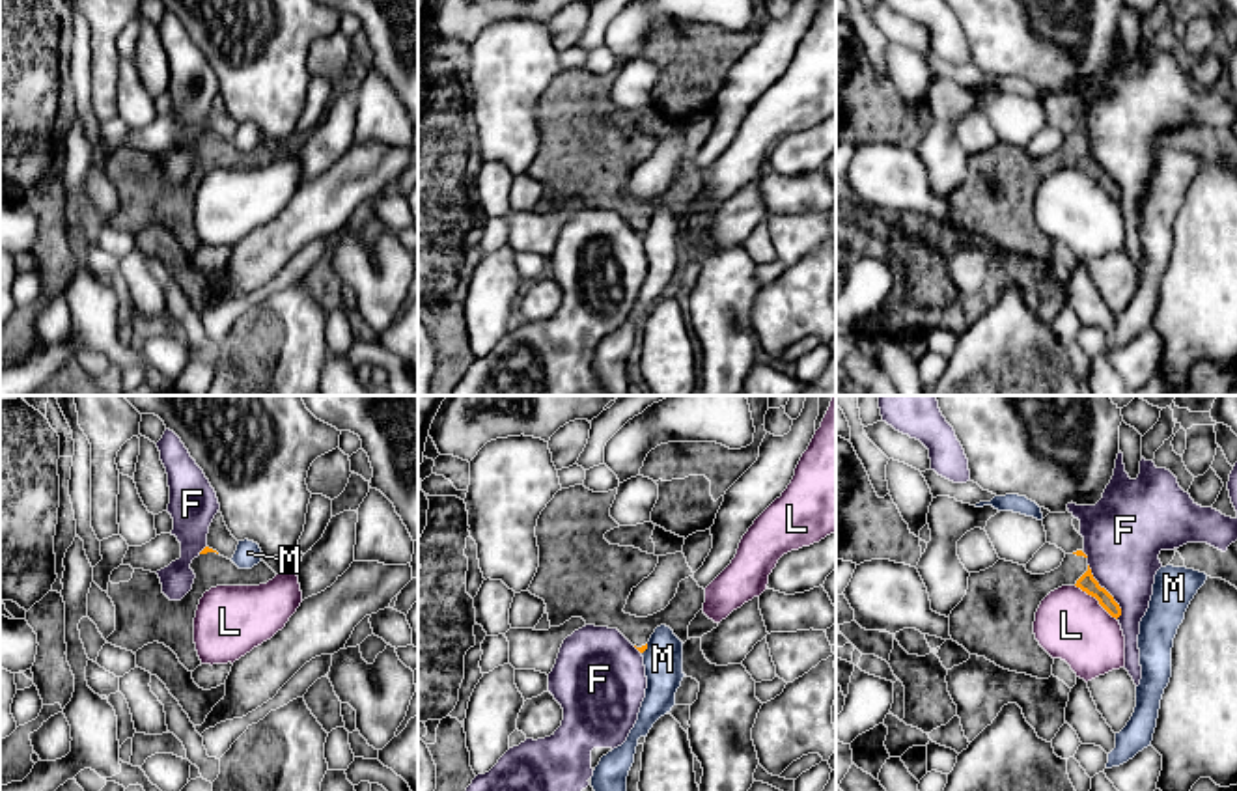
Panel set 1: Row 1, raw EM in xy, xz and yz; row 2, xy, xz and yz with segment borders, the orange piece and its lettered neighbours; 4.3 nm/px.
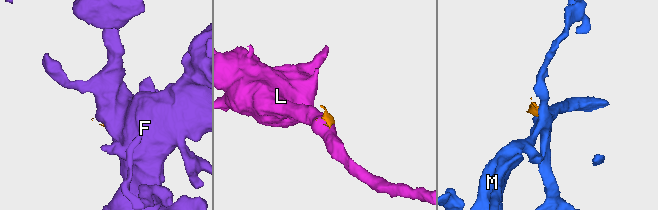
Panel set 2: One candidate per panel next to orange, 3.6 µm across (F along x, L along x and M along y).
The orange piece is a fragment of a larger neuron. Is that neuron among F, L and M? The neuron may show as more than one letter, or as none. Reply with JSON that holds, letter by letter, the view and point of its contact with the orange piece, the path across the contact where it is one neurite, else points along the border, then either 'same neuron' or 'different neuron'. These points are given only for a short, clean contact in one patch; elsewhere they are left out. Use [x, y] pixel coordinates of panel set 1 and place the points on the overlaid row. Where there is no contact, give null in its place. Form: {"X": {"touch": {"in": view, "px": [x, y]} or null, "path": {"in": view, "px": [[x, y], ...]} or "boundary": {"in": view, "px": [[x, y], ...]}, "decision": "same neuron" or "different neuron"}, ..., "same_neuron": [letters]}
{"F": {"touch": {"in": "yz", "px": [1107, 592]}, "boundary": {"in": "yz", "px": [[1088, 564], [1094, 579], [1118, 605], [1118, 618]]}, "decision": "different neuron"}, "L": {"touch": {"in": "yz", "px": [1096, 597]}, "boundary": {"in": "yz", "px": [[1075, 584], [1116, 620]]}, "decision": "different neuron"}, "M": {"touch": {"in": "xz", "px": [646, 648]}, "boundary": {"in": "xz", "px": [[648, 644], [642, 653]]}, "decision": "different neuron"}, "same_neuron": []}

